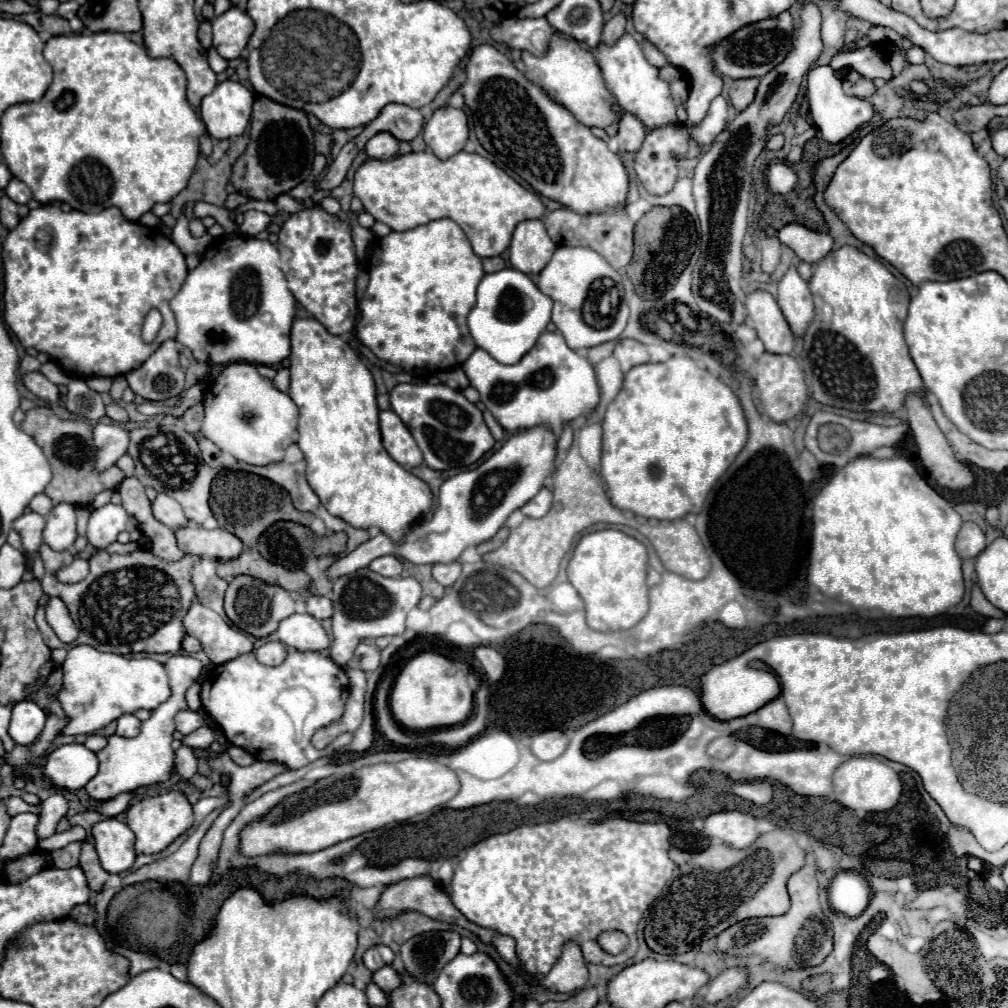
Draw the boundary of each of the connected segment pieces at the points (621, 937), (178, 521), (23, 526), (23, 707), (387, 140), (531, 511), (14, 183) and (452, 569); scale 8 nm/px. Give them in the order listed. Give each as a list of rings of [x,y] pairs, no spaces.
[[[604,932],[604,934],[598,938],[598,944],[600,944],[606,952],[610,952],[610,954],[620,954],[620,952],[626,948],[628,938],[626,938],[626,934],[622,934],[622,932]]]
[[[158,494],[156,496],[156,500],[152,504],[152,510],[154,510],[156,520],[166,524],[174,532],[188,526],[188,518],[184,516],[182,506],[176,500],[172,500],[170,496],[166,496],[166,494]]]
[[[24,512],[16,522],[14,522],[14,530],[20,534],[22,538],[22,548],[26,556],[32,556],[38,552],[40,544],[42,544],[42,530],[44,530],[46,520],[36,514],[36,512]]]
[[[22,700],[16,702],[12,708],[12,720],[8,734],[16,744],[28,746],[32,744],[46,724],[46,710],[42,710],[34,700]]]
[[[388,132],[376,134],[366,144],[366,154],[368,154],[368,158],[374,158],[374,160],[394,158],[396,152],[398,152],[398,140]]]
[[[542,488],[528,504],[524,504],[520,510],[526,514],[526,516],[530,516],[530,518],[540,518],[540,516],[544,516],[548,510],[550,510],[550,506],[552,506],[552,494],[550,494],[550,490],[548,488]]]
[[[12,178],[10,180],[10,184],[6,186],[6,196],[8,198],[12,198],[14,202],[18,202],[18,204],[26,204],[30,198],[32,198],[32,192],[30,192],[30,188],[24,184],[24,182],[20,182],[20,180],[16,180],[16,178]]]
[[[452,562],[452,564],[434,564],[432,566],[432,576],[438,584],[442,586],[452,586],[462,574],[462,564]]]

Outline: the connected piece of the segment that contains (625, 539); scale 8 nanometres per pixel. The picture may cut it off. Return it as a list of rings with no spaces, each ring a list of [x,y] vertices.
[[[596,530],[580,538],[574,554],[566,566],[568,582],[584,600],[586,622],[598,632],[616,632],[636,626],[648,612],[646,586],[648,550],[636,538],[614,530]]]

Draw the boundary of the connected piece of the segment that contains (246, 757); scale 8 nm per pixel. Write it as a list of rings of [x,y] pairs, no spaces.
[[[230,746],[230,748],[228,748],[228,754],[230,754],[230,758],[232,758],[236,764],[240,764],[240,766],[248,766],[248,764],[254,762],[254,756],[248,754],[246,750],[238,748],[238,746]]]

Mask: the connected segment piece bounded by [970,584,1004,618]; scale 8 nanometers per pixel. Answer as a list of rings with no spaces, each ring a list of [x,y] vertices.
[[[974,584],[974,586],[972,586],[970,606],[972,606],[972,610],[976,610],[978,614],[982,614],[982,616],[986,616],[986,618],[1004,618],[1004,614],[984,598],[982,590],[978,588],[978,584]]]

